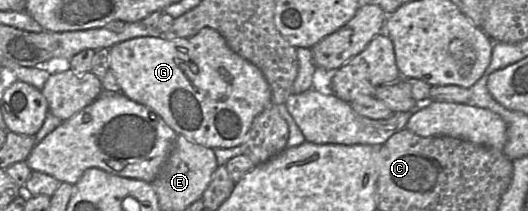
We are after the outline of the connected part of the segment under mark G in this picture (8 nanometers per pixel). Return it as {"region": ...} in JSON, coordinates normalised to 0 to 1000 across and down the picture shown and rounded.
{"region":[[[386,128],[371,166],[360,180],[318,185],[307,156],[301,175],[259,175],[231,194],[206,237],[208,336],[218,360],[231,436],[244,469],[265,488],[299,540],[313,583],[337,640],[348,645],[356,668],[400,706],[443,701],[466,668],[479,569],[515,493],[513,412],[496,336],[472,284],[445,251],[428,204],[420,166],[409,142]]]}

